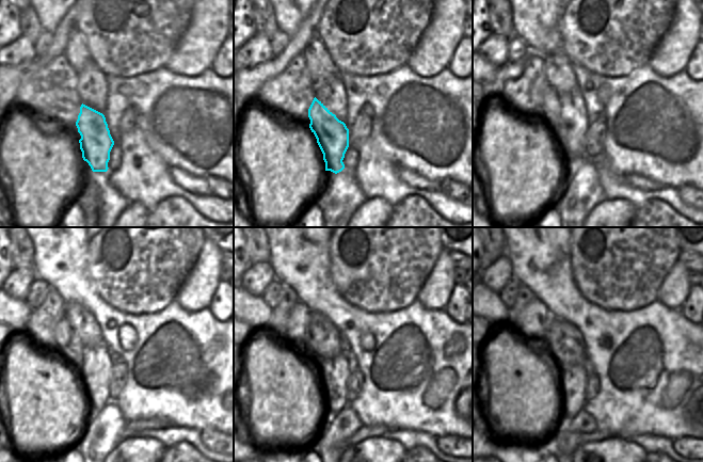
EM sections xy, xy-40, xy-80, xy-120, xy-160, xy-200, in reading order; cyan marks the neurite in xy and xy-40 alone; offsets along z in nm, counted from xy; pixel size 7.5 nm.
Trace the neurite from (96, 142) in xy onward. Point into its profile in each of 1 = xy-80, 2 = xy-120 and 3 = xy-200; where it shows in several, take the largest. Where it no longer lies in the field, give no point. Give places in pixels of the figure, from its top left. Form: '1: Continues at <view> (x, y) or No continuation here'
1: Continues at xy-80 (552, 107)
2: Continues at xy-120 (73, 349)
3: Continues at xy-200 (534, 320).

